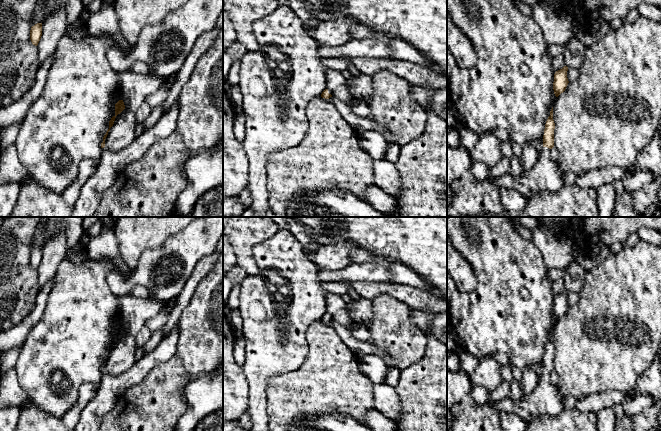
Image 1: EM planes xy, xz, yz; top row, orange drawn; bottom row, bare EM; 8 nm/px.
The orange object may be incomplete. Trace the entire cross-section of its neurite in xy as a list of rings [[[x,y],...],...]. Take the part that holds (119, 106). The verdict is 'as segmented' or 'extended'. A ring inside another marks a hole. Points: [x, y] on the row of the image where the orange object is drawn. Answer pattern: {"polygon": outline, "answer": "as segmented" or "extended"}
{"polygon": [[[178,99],[152,127],[145,129],[131,145],[121,151],[111,151],[105,147],[105,139],[113,126],[115,118],[125,109],[123,100],[115,104],[115,115],[109,121],[109,129],[101,143],[101,158],[96,171],[87,179],[80,195],[72,207],[70,217],[91,217],[97,210],[102,194],[116,181],[121,171],[140,158],[149,147],[175,133],[178,119]]], "answer": "extended"}

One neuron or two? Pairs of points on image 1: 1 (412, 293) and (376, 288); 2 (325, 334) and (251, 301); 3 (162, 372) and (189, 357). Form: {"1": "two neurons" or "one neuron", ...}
{"1": "one neuron", "2": "two neurons", "3": "two neurons"}

